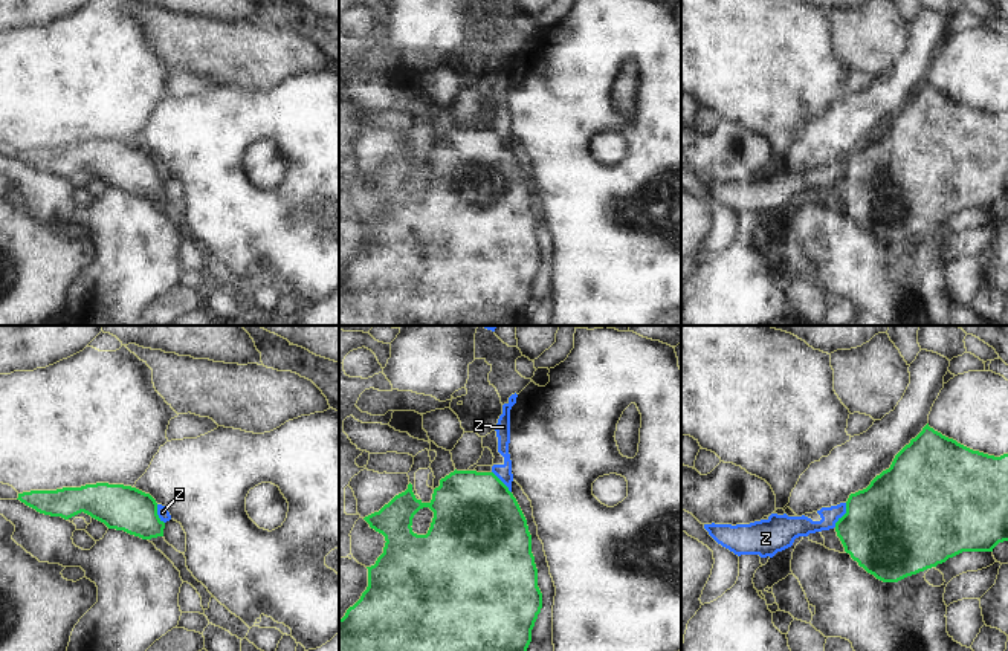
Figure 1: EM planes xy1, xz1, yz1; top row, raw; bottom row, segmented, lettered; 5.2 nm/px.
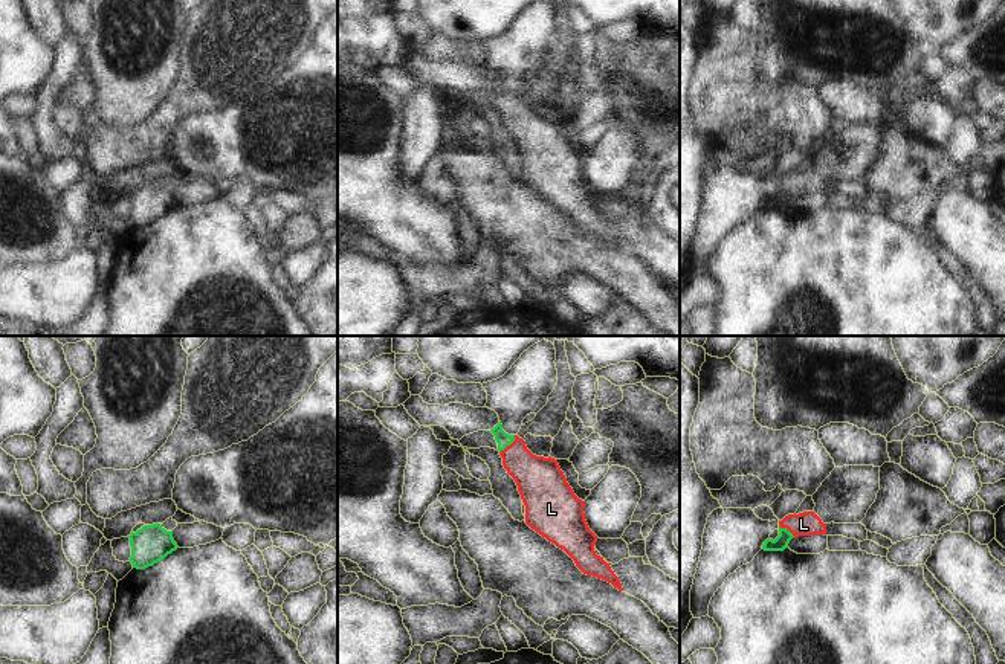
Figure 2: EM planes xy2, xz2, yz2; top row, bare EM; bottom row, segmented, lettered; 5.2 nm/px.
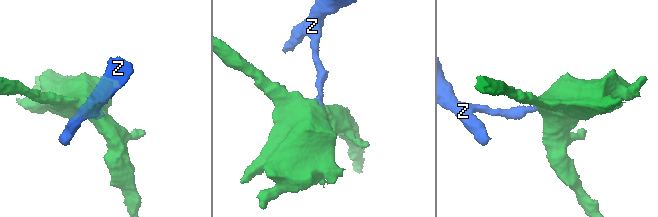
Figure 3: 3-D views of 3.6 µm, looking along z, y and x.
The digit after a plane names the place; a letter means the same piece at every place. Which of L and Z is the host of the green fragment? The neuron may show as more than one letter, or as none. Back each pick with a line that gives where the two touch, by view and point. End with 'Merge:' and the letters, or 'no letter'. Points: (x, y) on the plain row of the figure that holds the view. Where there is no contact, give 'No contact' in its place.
L: Touches green at xz2 (509, 103)
Merge: L.

